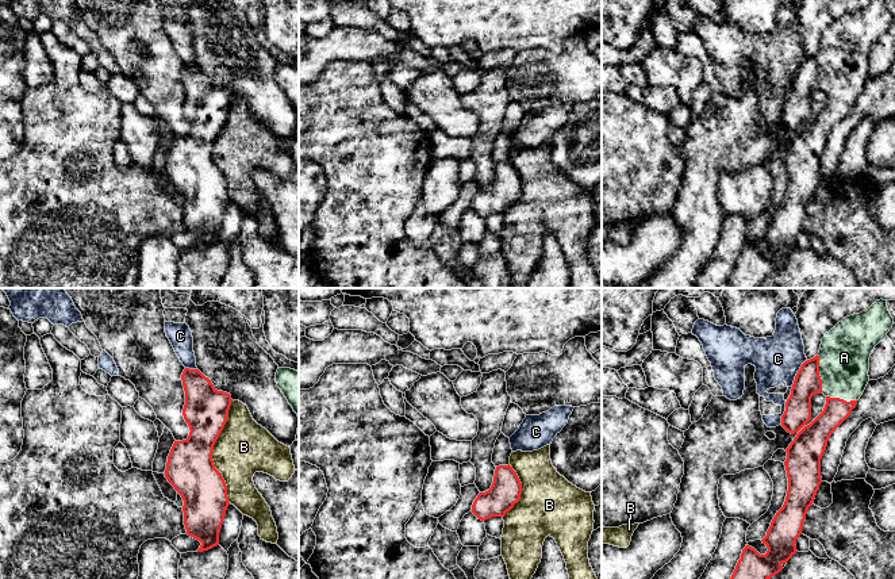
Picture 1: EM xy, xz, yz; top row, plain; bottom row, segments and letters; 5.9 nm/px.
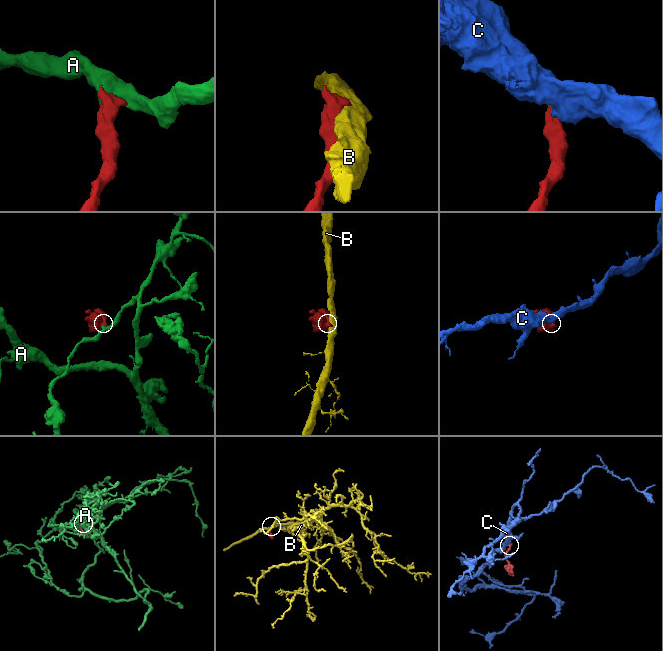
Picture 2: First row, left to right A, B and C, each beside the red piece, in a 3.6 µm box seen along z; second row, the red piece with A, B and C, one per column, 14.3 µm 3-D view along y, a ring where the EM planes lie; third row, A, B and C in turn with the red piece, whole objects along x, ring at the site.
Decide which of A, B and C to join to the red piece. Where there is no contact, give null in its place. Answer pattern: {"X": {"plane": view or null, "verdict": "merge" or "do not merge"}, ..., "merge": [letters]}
{"A": {"plane": "yz", "verdict": "merge"}, "B": {"plane": "xy", "verdict": "do not merge"}, "C": {"plane": "yz", "verdict": "do not merge"}, "merge": ["A"]}

